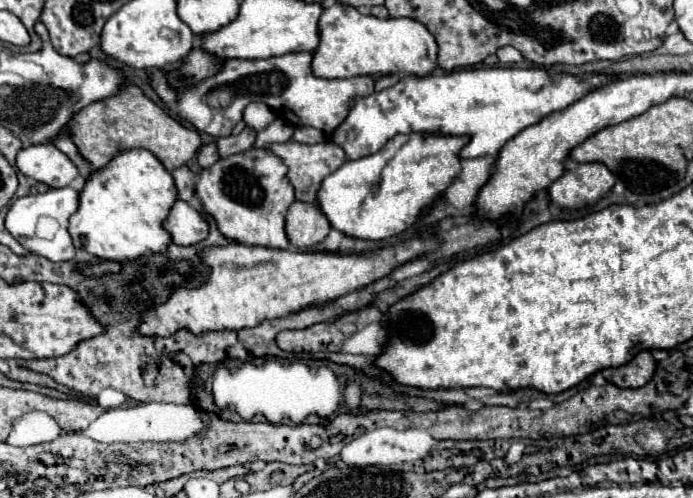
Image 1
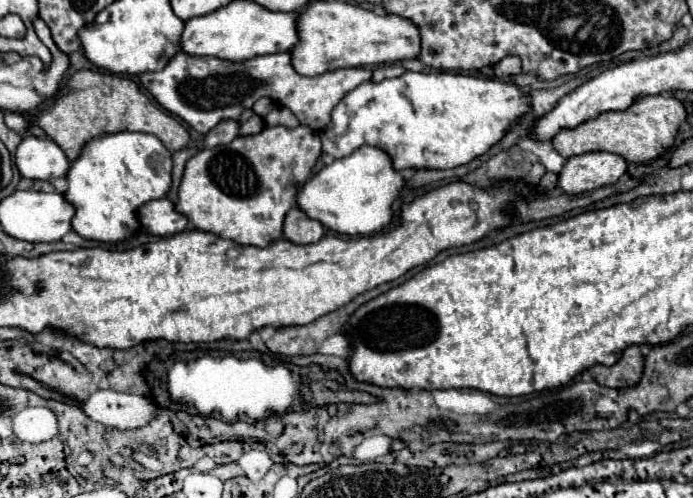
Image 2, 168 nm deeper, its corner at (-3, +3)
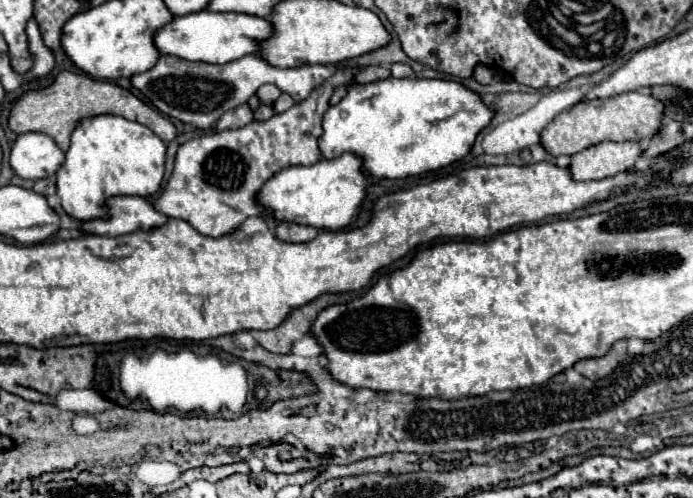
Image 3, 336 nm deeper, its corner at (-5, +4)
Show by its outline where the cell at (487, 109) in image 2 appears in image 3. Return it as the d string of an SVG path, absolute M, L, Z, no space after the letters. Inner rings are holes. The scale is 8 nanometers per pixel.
M388 77L368 85L352 85L346 97L338 105L332 105L326 111L322 123L324 133L318 143L326 159L334 159L350 151L364 159L362 165L364 173L378 179L402 179L402 177L436 171L440 167L464 159L472 151L478 133L486 129L490 121L492 121L492 109L488 109L488 105L482 101L482 97L476 91L468 89L458 81Z

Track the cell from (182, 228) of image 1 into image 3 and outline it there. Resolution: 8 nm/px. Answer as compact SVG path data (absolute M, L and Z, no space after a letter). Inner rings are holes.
M118 195L108 199L106 207L110 209L110 217L82 223L82 229L86 233L118 237L134 231L152 231L168 221L168 217L152 209L152 203L144 197L138 199L130 195Z

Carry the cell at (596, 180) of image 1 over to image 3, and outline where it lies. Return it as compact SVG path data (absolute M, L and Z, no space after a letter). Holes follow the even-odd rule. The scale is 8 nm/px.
M632 141L624 143L598 143L576 155L572 155L572 179L574 181L598 181L634 167L642 155L640 145Z

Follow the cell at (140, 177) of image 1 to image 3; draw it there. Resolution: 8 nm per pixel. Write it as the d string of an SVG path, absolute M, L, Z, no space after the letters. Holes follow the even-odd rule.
M98 115L98 117L84 119L74 129L70 139L70 149L66 151L66 161L56 175L62 209L76 221L88 221L88 217L100 217L100 205L104 205L104 197L116 197L116 195L150 197L158 193L162 185L164 161L166 161L166 143L146 125L128 121L118 115Z

